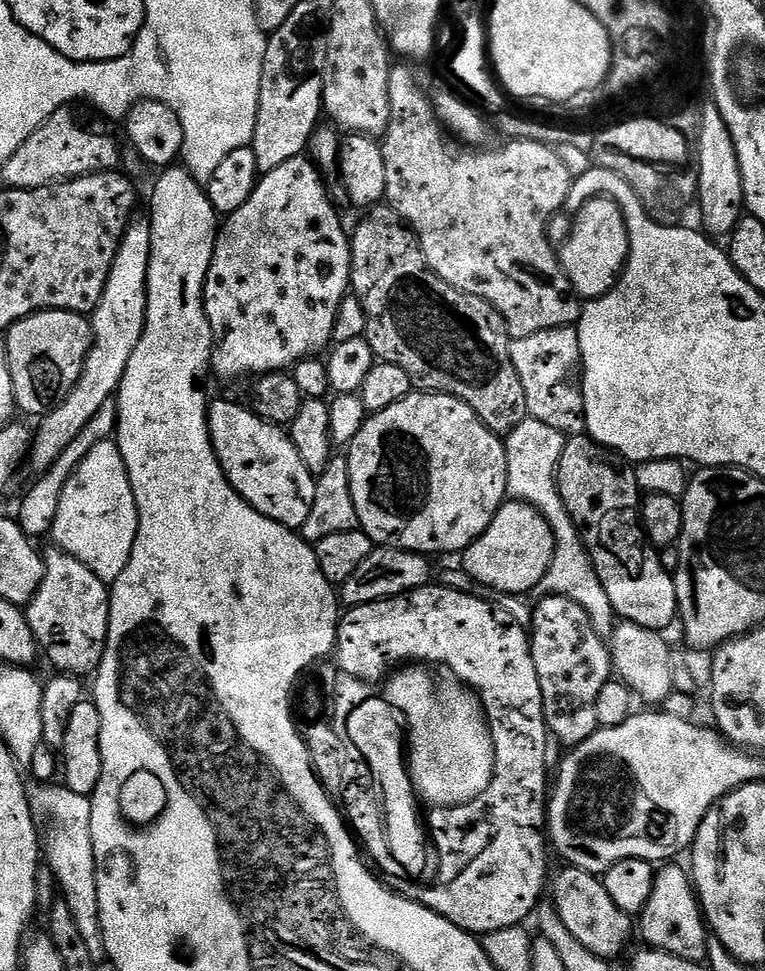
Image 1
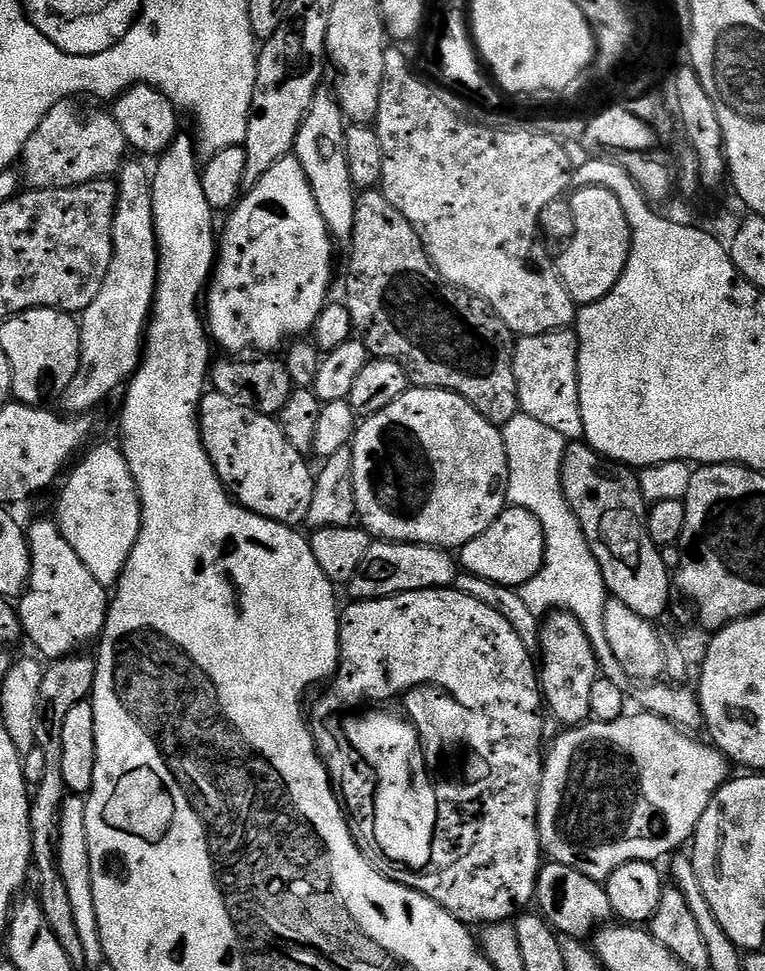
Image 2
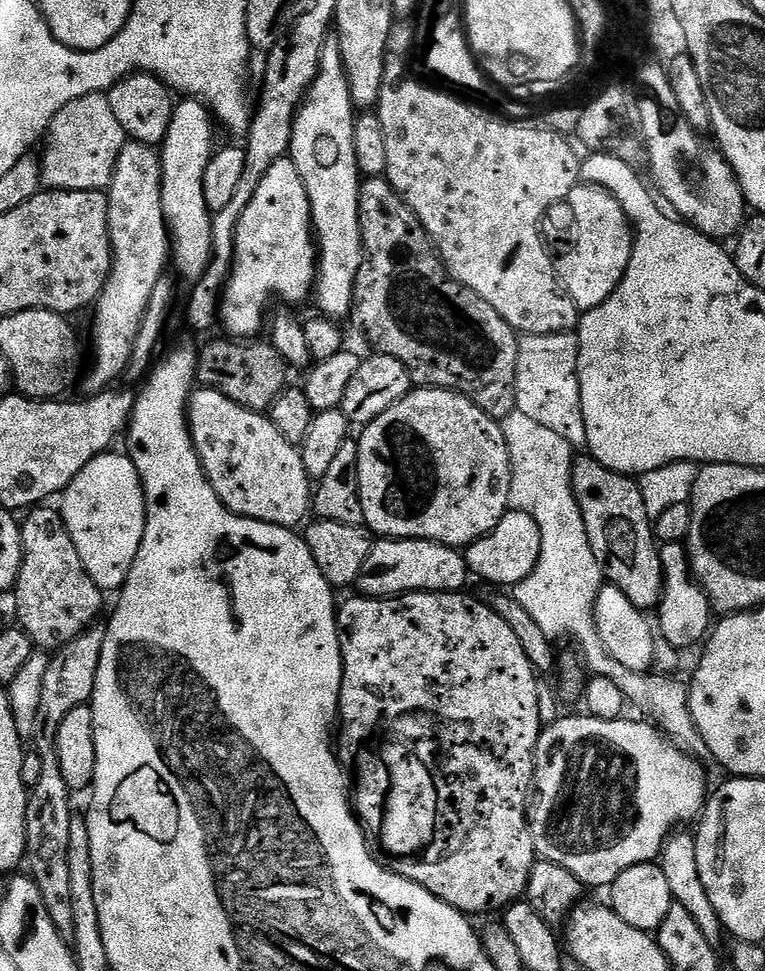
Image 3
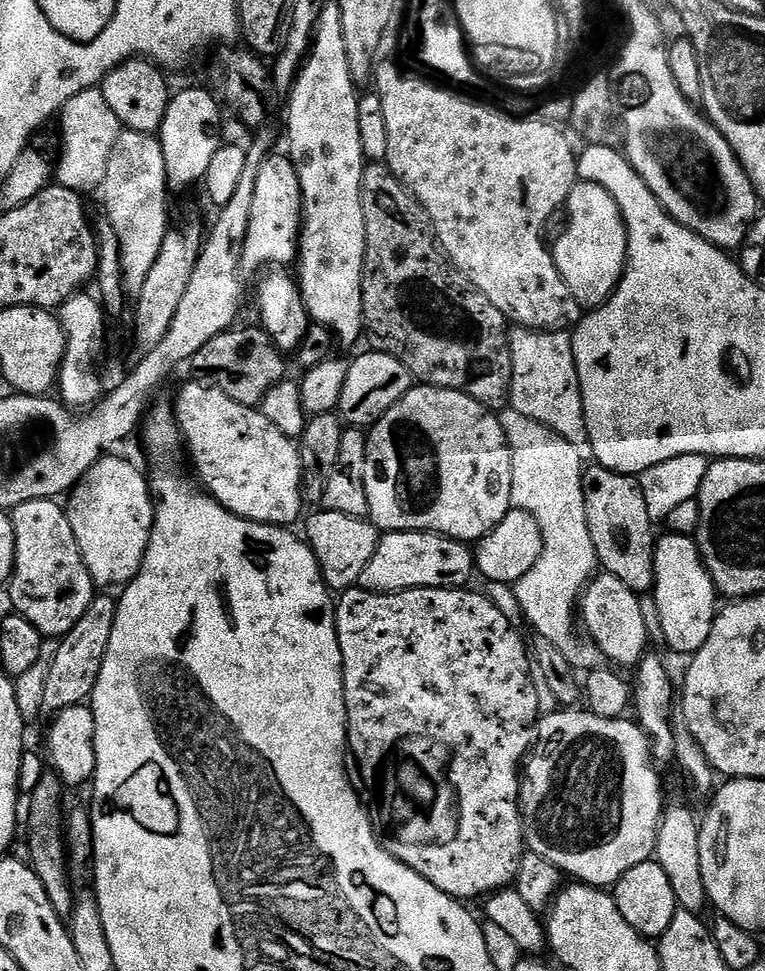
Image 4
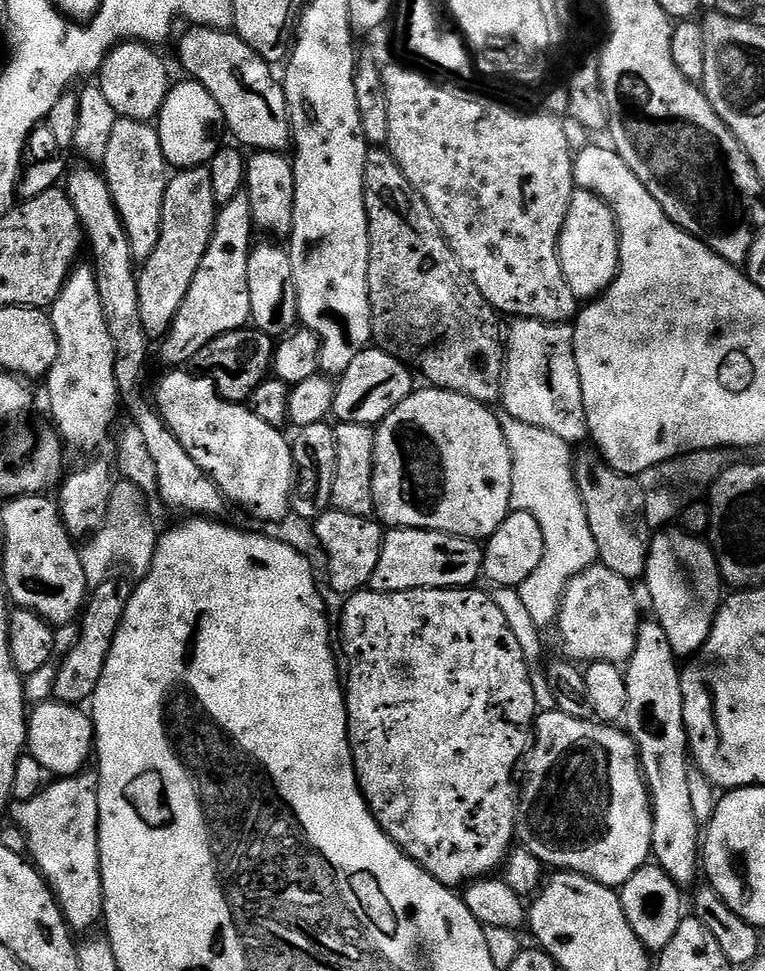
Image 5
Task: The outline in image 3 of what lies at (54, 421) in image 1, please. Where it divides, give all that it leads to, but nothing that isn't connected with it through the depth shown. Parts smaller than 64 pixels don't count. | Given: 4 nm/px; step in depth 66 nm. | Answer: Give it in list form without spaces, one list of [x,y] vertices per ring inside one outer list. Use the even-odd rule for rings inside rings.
[[[126,143],[118,154],[113,178],[106,189],[112,269],[91,313],[92,365],[88,368],[89,376],[84,380],[85,393],[105,391],[111,380],[128,372],[150,294],[155,284],[165,277],[164,266],[170,262],[170,237],[162,210],[161,184],[159,151],[150,144]]]

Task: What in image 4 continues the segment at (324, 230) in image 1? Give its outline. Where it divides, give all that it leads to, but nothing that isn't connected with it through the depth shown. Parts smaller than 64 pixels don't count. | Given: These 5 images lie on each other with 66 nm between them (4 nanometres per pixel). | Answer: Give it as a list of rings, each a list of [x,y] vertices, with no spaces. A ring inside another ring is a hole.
[[[269,155],[256,175],[254,182],[254,203],[250,206],[250,226],[246,230],[246,242],[240,259],[245,273],[267,269],[269,266],[288,266],[297,259],[300,243],[302,190],[298,174],[287,155]],[[268,264],[268,265],[267,265]],[[260,268],[260,269],[259,269]]]

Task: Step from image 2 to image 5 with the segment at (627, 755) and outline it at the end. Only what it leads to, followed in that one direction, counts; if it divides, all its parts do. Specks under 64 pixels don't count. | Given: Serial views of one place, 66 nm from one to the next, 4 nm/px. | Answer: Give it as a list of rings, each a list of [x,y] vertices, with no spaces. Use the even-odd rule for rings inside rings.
[[[557,711],[540,712],[534,721],[534,739],[523,761],[523,768],[524,785],[521,788],[519,785],[516,806],[516,836],[523,848],[530,850],[530,854],[534,854],[534,858],[538,858],[541,865],[553,864],[551,866],[553,869],[577,872],[583,876],[589,876],[591,880],[596,880],[600,884],[605,884],[608,888],[619,889],[638,869],[649,863],[652,855],[652,804],[648,801],[648,785],[645,784],[644,774],[640,771],[640,760],[636,756],[636,748],[632,745],[632,739],[628,737],[627,732],[592,718],[579,720],[570,718],[570,714]]]

